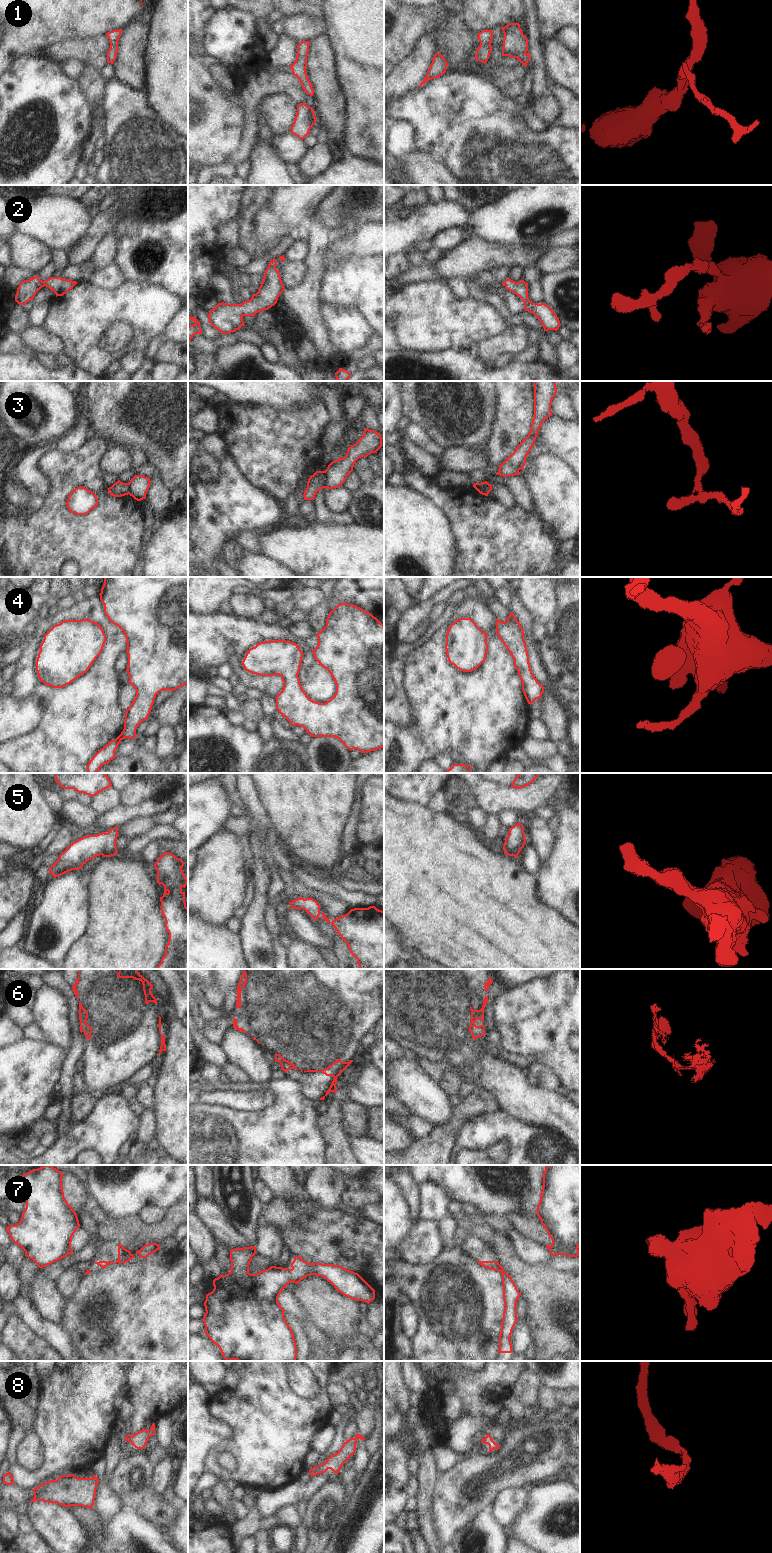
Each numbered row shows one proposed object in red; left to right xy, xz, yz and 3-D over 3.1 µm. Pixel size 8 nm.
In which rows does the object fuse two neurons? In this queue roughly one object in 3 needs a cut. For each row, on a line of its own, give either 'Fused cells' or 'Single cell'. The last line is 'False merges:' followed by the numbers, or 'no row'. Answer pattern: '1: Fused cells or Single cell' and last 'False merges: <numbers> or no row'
1: Single cell
2: Single cell
3: Fused cells
4: Single cell
5: Single cell
6: Fused cells
7: Single cell
8: Single cell
False merges: 3, 6

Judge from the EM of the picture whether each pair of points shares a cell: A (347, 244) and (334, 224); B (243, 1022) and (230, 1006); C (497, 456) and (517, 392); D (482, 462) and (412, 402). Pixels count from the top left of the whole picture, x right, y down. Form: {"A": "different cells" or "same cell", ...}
{"A": "different cells", "B": "different cells", "C": "same cell", "D": "different cells"}

